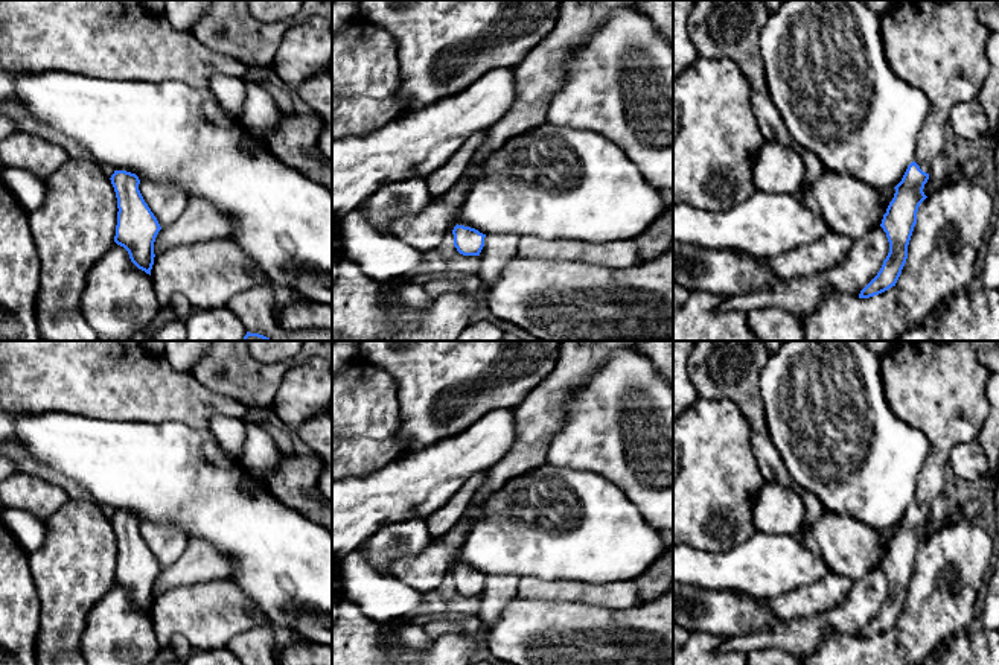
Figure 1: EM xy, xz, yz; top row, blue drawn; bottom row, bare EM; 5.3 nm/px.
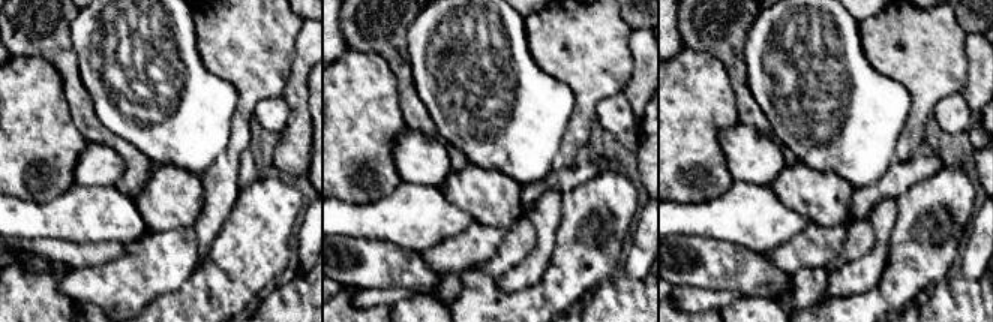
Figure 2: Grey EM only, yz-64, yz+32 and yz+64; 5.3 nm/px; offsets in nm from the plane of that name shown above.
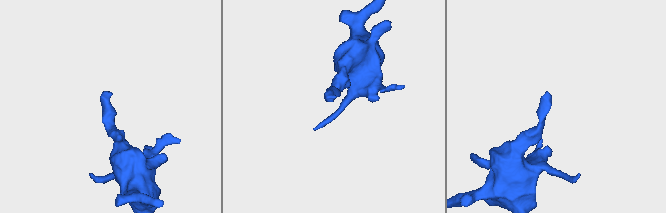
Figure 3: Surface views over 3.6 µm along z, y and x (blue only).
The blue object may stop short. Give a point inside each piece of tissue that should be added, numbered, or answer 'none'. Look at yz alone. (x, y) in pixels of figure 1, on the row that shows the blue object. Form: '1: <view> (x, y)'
1: yz (935, 46)

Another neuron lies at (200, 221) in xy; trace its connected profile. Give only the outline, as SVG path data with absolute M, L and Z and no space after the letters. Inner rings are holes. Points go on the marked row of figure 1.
M190 196L180 218L158 231L154 254L157 256L181 245L224 239L230 234L231 222L225 213L199 198Z

